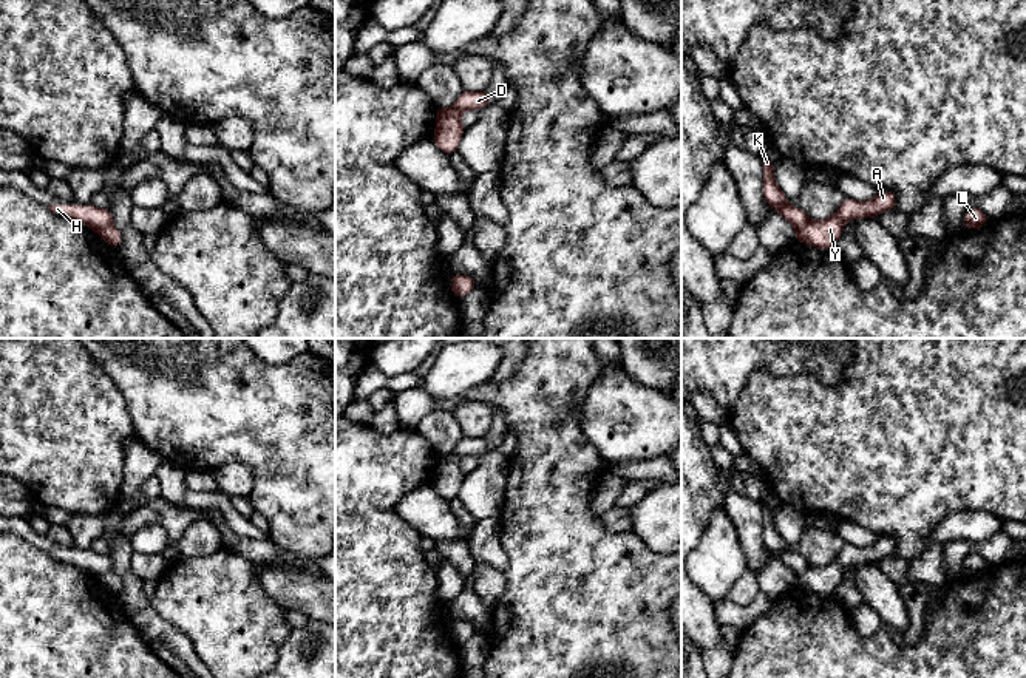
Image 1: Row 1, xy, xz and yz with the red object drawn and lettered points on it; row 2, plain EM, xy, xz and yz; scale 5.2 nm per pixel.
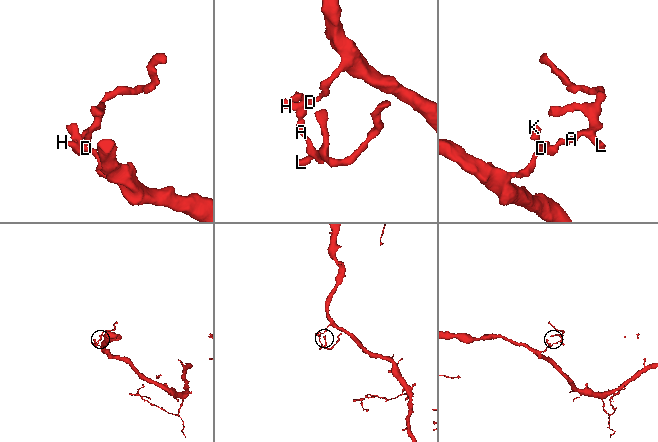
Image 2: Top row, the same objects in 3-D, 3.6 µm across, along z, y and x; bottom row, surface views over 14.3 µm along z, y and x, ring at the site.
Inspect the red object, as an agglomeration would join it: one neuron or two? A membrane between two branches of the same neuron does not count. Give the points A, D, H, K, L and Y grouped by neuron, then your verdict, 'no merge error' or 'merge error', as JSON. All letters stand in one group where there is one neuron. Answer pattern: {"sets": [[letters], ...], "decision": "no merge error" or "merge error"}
{"sets": [["A", "L", "Y"], ["D", "H", "K"]], "decision": "merge error"}

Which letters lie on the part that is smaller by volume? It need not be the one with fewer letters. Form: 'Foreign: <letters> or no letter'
Foreign: A, L, Y

